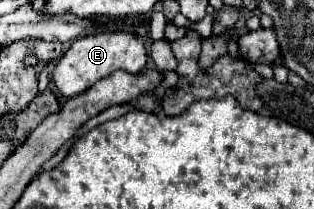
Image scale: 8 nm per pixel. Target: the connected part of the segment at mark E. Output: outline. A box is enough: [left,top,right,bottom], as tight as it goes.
[52,27,146,99]

